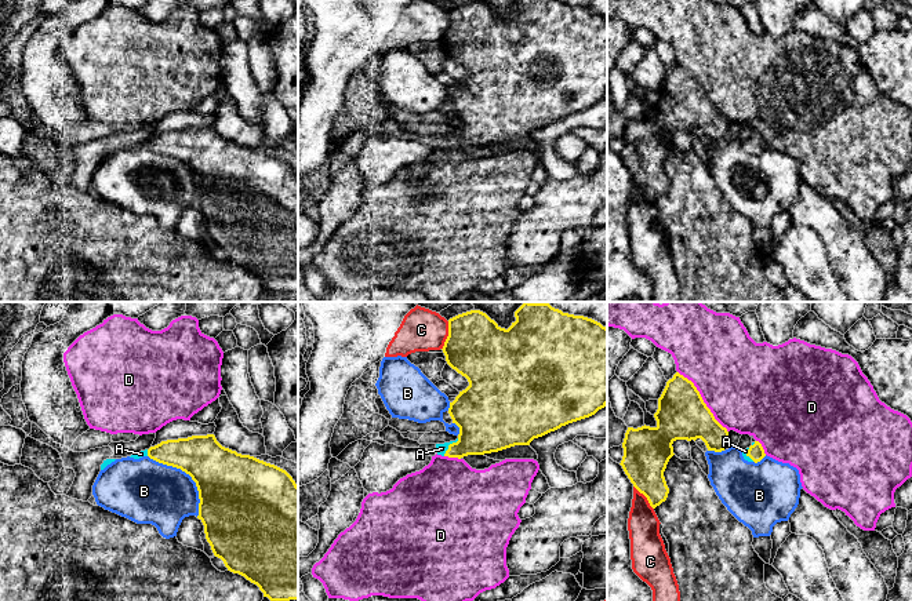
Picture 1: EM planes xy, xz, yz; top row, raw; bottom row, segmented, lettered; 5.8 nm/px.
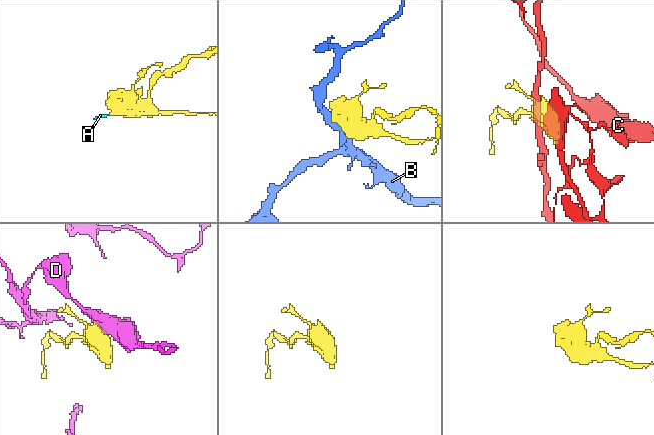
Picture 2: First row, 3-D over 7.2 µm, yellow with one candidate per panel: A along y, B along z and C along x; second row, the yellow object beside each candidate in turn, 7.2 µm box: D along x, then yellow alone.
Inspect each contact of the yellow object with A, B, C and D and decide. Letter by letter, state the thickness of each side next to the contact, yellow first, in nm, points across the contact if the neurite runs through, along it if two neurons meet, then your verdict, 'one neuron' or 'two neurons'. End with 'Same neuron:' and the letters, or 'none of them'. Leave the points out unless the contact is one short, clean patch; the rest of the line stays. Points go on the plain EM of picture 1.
A: 320 nm thick on the yellow side, 60 nm on the other; runs through xz (486, 116), (467, 135), (449, 137), (442, 139); one neuron
B: 380 nm thick on the yellow side, 360 nm on the other; two neurons
C: 360 nm thick on the yellow side, 260 nm on the other; border along xz (449, 13), (449, 26), (442, 40); two neurons
D: 300 nm thick on the yellow side, 480 nm on the other; two neurons
Same neuron: A

